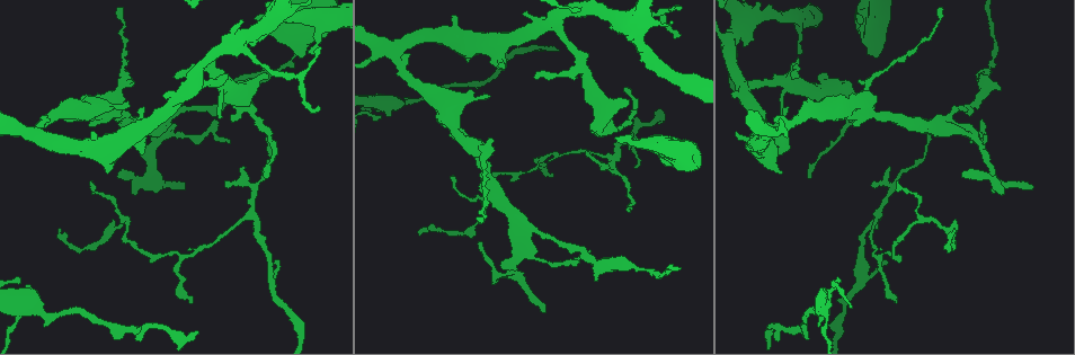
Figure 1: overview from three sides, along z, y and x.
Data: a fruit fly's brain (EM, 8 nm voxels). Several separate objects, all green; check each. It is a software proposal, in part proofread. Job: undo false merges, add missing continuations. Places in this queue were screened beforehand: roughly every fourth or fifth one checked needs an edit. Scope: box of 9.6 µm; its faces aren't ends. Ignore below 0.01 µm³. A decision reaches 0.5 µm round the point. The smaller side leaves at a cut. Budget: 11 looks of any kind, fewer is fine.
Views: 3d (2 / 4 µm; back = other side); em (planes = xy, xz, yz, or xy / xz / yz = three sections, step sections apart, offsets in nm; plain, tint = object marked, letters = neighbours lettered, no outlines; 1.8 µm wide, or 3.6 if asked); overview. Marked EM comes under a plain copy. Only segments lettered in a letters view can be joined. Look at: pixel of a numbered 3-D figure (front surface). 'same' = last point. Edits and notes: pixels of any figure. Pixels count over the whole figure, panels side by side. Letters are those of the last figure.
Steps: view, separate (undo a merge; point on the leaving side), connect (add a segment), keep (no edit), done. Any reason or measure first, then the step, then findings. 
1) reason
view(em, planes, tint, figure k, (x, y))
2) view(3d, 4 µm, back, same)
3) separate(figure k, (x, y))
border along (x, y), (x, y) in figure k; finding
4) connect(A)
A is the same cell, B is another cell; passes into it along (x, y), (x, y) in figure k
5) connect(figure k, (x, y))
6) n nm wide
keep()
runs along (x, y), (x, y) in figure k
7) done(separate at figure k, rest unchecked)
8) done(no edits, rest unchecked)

free end
view(em, xz, step 4, letters, figure 1, (681, 34))

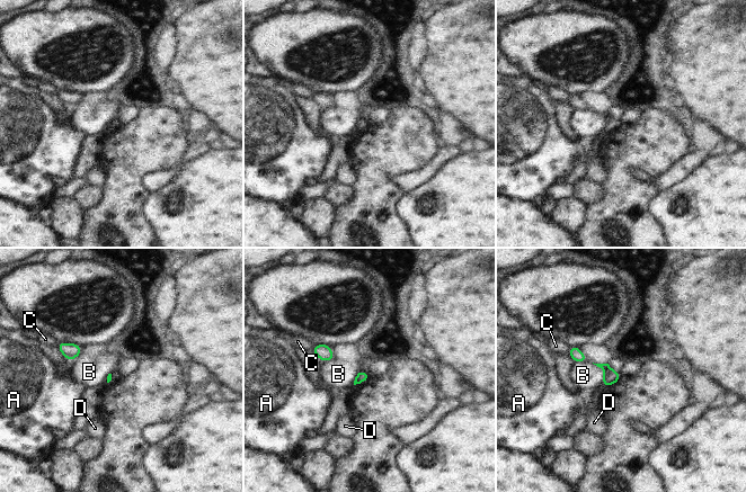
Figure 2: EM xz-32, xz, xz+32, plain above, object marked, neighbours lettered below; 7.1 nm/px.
view(em, planes, letters, same)

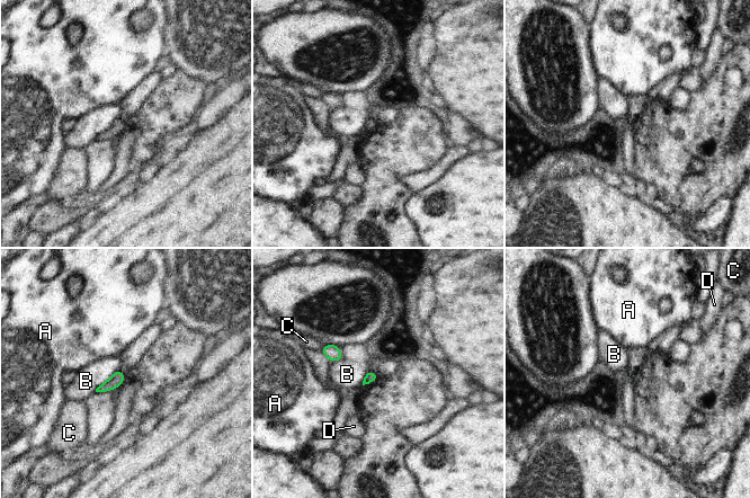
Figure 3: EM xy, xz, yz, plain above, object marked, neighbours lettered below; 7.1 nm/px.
keep()
A, B, C and D are other cells; border along (118, 368), (95, 391) in figure 3; no lettered segment goes on from it

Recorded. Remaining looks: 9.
sudden change in width
view(3d, 2 µm, figure 1, (622, 126))

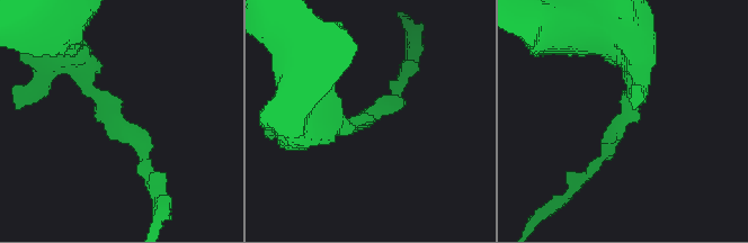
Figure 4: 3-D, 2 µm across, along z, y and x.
view(em, xy, step 16, tint, figure 4, (355, 121))

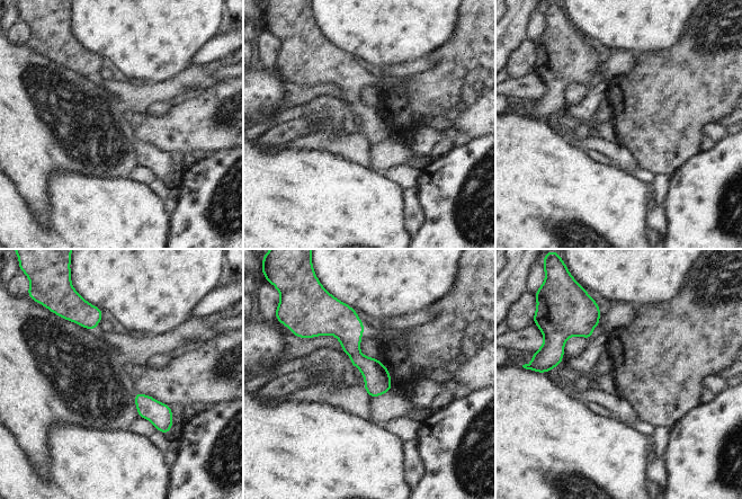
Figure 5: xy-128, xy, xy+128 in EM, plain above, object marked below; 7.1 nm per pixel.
view(em, planes, letters, same)

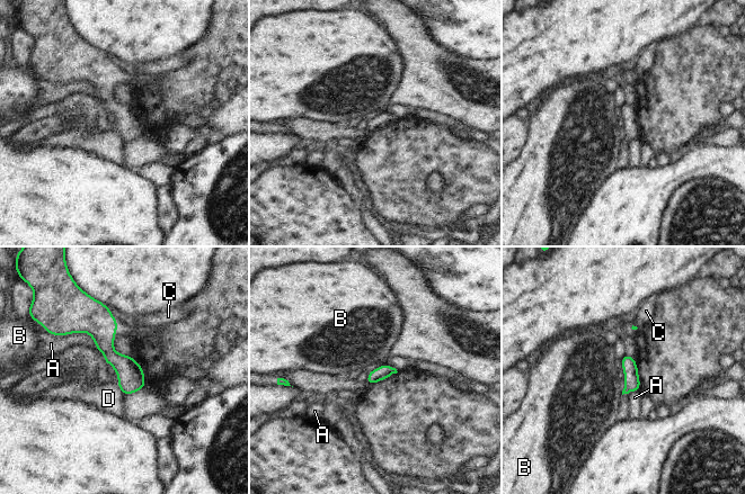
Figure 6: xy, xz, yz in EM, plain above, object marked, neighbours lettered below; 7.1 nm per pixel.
keep()
A, B, C and D are other cells; border along (620, 359), (624, 383), (622, 394) in figure 6; continuous, no second neuron

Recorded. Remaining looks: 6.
free end
view(3d, 2 µm, figure 1, (467, 60))

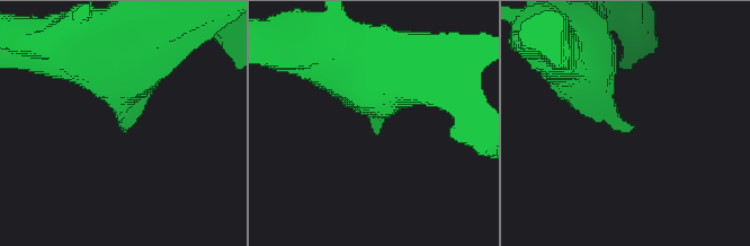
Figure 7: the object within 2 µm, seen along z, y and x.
need the tissue
view(em, xz, step 16, letters, figure 7, (118, 123))

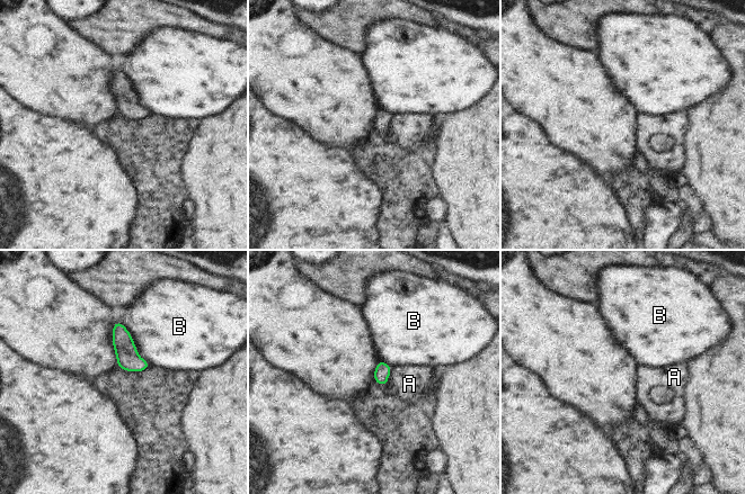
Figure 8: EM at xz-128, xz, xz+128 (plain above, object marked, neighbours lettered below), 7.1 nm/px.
view(em, planes, letters, same)

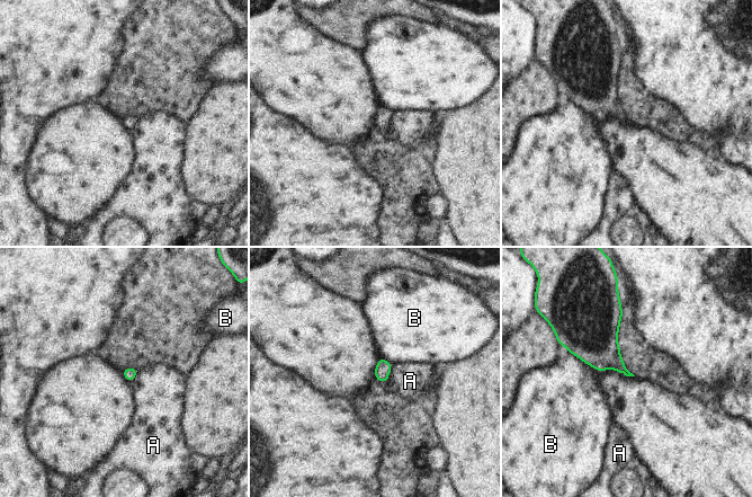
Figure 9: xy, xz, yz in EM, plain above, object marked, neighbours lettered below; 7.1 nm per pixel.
keep()
A and B are other cells; border along (393, 364), (387, 380) in figure 9; none of them fits

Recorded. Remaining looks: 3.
free end
view(em, planes, letters, figure 1, (93, 125))

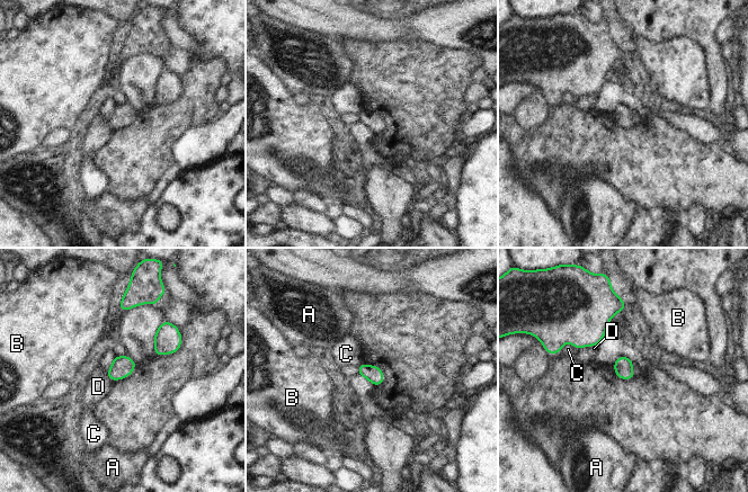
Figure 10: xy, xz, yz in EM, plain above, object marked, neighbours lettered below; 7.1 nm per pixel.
keep()
A, B, C and D are other cells; border along (598, 345), (578, 349) in figure 10; none of them fits

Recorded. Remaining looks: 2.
free end
view(em, xz, step 16, tint, figure 1, (553, 175))

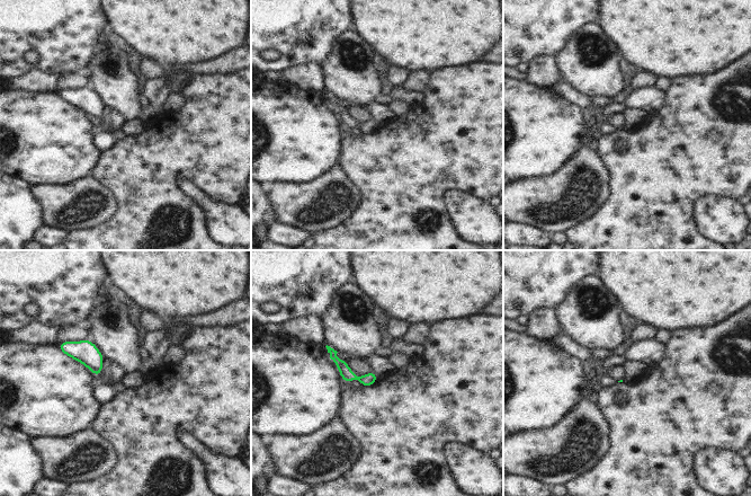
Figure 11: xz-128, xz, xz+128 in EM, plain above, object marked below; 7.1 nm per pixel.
another direction
view(em, planes, letters, same)

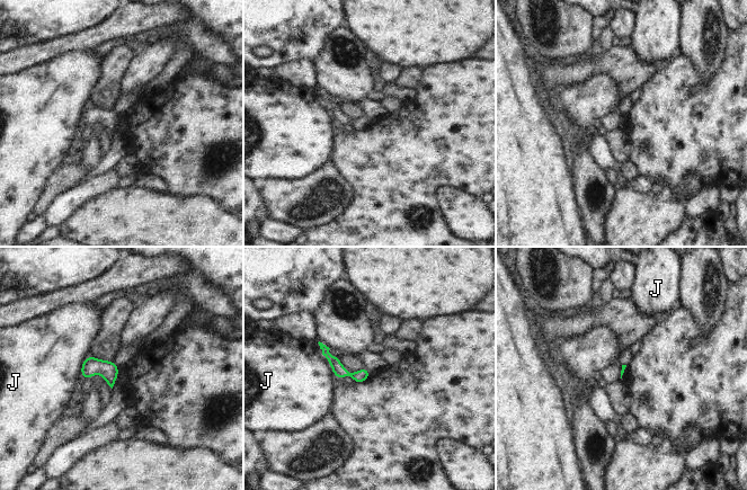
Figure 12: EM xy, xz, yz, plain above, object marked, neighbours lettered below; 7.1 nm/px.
keep()
J is another cell; border along (321, 354), (338, 380) in figure 12; none of them fits

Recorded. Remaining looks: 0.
done(no edits, rest unchecked)

